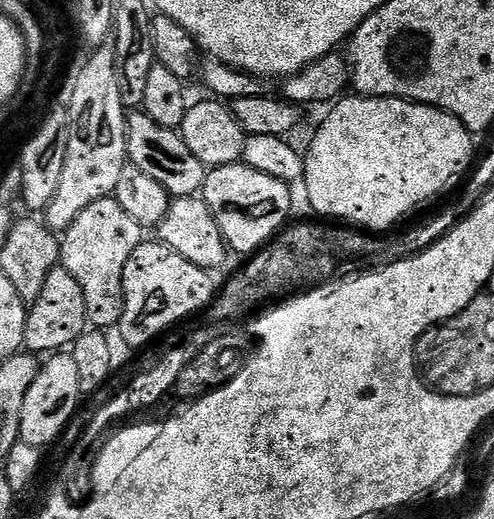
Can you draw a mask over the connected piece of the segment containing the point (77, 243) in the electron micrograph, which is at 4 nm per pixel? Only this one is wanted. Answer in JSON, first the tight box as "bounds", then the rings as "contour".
{"bounds":[60,198,142,330],"contour":[[[114,198],[99,200],[78,218],[60,236],[60,264],[70,270],[70,274],[82,286],[82,298],[86,298],[86,318],[96,330],[115,329],[122,318],[124,295],[122,294],[122,274],[130,254],[142,242],[142,229]]]}

